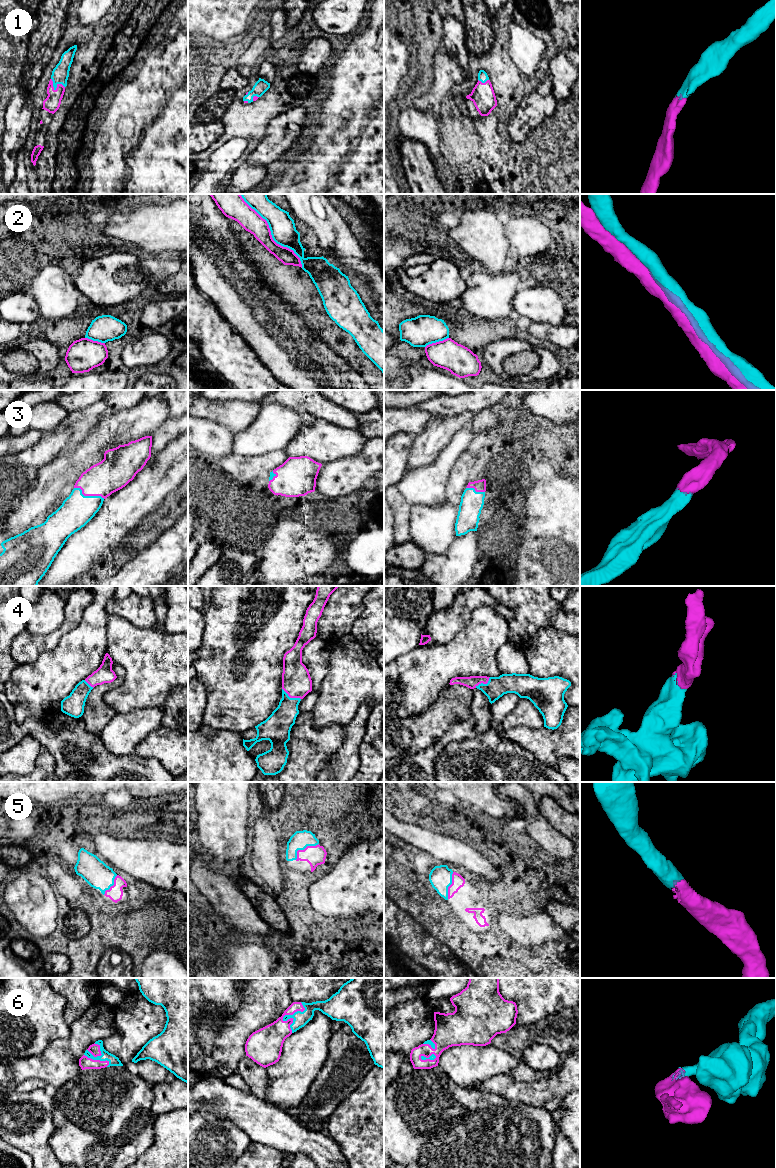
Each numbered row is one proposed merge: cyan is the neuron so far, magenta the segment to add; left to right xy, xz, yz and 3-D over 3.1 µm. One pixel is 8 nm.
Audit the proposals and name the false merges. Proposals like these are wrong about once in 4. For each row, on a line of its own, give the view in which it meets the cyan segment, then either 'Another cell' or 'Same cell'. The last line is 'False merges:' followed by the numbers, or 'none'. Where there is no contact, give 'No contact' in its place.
1: Touches cyan in xy. Same cell
2: Touches cyan in xz. Another cell
3: Touches cyan in xy. Same cell
4: Touches cyan in xz. Same cell
5: Touches cyan in xz. Same cell
6: Touches cyan in xz. Same cell
False merges: 2

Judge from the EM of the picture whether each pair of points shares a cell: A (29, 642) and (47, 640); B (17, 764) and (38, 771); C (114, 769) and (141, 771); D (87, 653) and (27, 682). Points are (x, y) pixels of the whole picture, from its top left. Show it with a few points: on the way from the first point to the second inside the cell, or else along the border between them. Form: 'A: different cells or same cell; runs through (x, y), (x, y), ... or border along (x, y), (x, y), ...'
A: same cell; runs through (33, 642), (43, 642)
B: different cells; border along (44, 749), (37, 757), (35, 766), (30, 771)
C: same cell; runs through (121, 771), (134, 771)
D: same cell; runs through (72, 660), (46, 682), (42, 682)

